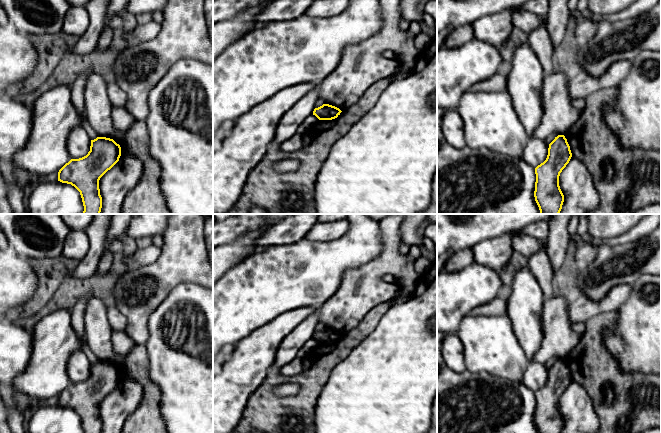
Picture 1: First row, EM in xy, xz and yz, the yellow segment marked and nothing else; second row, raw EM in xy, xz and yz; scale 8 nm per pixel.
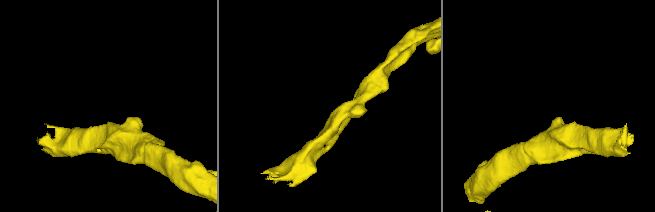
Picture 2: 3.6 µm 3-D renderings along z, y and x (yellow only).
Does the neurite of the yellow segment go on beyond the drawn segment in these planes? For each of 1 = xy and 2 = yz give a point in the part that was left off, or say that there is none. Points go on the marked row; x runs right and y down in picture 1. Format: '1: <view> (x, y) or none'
1: none
2: none

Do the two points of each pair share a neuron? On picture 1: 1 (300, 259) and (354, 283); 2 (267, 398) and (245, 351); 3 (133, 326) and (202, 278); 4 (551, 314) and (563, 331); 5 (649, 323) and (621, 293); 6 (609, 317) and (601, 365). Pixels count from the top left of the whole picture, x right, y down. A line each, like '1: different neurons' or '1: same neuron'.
1: different neurons
2: different neurons
3: same neuron
4: same neuron
5: different neurons
6: same neuron

